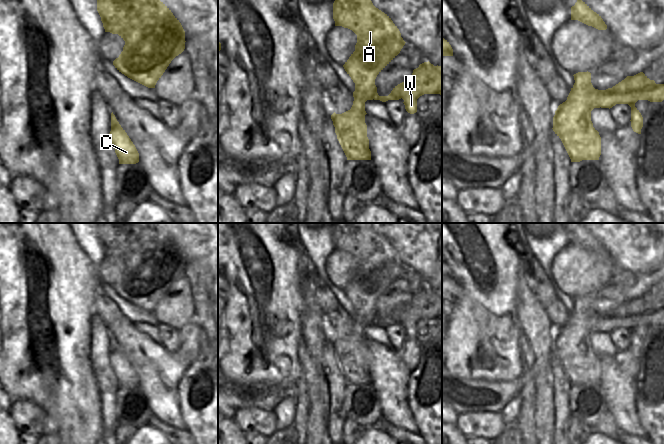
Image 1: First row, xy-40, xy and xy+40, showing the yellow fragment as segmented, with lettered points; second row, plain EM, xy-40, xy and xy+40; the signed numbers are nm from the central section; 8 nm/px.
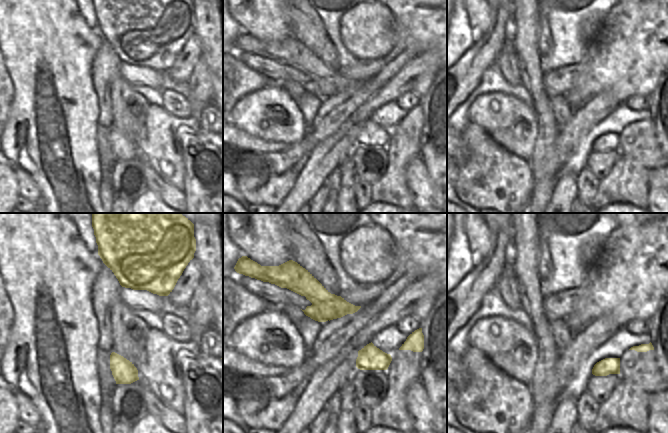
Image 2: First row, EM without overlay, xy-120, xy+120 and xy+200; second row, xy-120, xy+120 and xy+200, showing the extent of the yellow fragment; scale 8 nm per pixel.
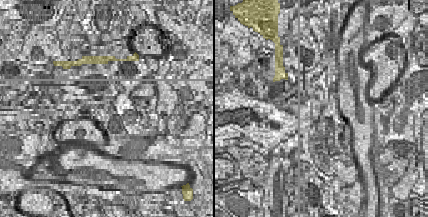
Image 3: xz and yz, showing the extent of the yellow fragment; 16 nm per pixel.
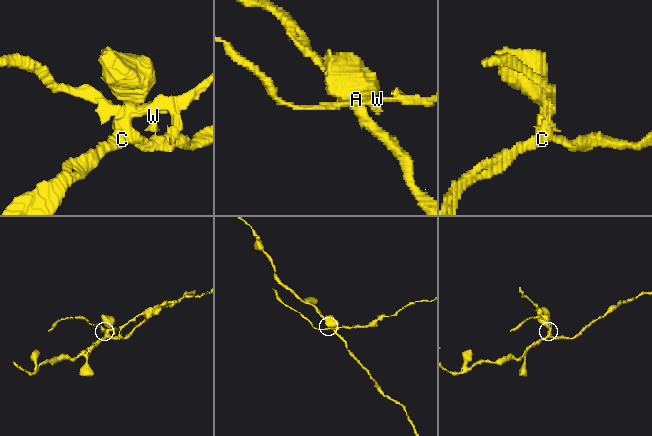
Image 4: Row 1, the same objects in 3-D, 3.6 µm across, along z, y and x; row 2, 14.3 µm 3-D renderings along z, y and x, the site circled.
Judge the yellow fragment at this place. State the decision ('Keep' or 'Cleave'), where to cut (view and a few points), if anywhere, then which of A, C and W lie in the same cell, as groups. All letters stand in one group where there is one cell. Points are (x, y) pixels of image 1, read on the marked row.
Cleave. Split along xy+40 (582, 95), (584, 99), (599, 107). Groups: A C / W.

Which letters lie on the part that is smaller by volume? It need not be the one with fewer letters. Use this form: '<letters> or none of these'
W.

